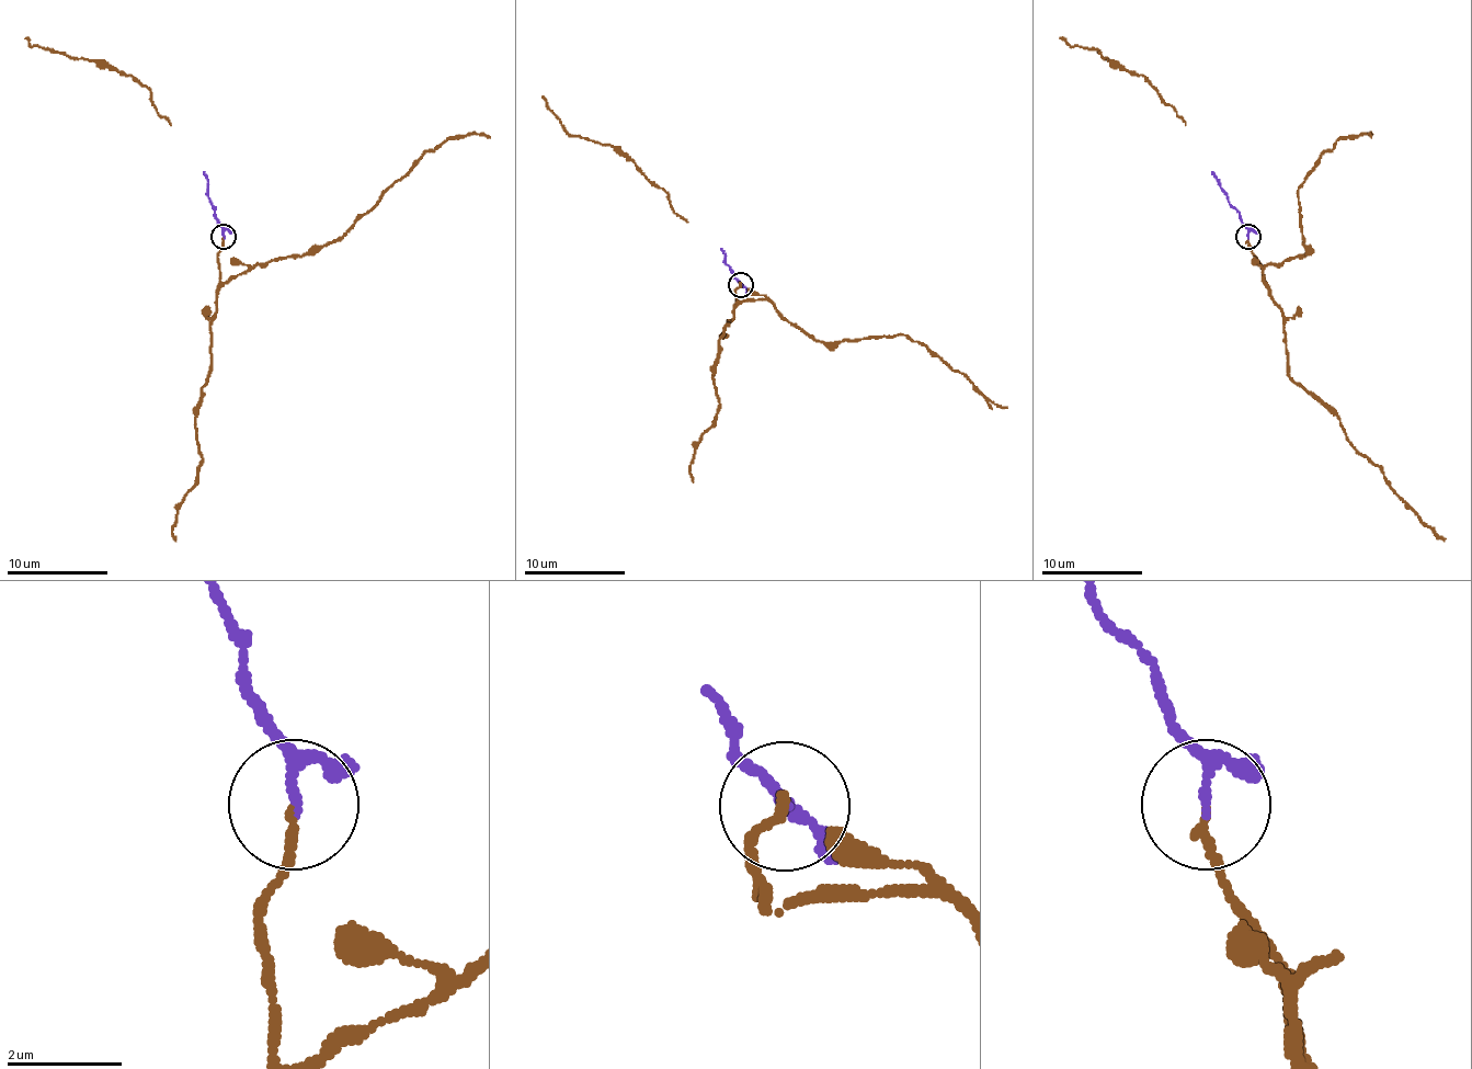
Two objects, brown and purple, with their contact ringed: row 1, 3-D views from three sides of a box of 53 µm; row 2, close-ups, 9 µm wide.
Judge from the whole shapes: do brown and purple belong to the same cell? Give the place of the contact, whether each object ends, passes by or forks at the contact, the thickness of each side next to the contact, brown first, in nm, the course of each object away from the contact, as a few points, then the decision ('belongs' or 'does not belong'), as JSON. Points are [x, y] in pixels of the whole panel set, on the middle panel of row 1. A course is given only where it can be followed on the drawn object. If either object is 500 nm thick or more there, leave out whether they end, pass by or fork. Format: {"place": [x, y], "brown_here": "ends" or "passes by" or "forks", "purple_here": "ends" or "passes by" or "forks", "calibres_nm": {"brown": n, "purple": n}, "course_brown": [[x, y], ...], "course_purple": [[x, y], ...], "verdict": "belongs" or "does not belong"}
{"place": [741, 284], "brown_here": "ends", "purple_here": "passes by", "calibres_nm": {"brown": 130, "purple": 160}, "course_brown": [[741, 285], [739, 300], [768, 300], [817, 340], [906, 336], [924, 343], [990, 401], [1007, 408]], "course_purple": [[741, 285], [726, 265], [726, 256], [721, 248]], "verdict": "belongs"}

